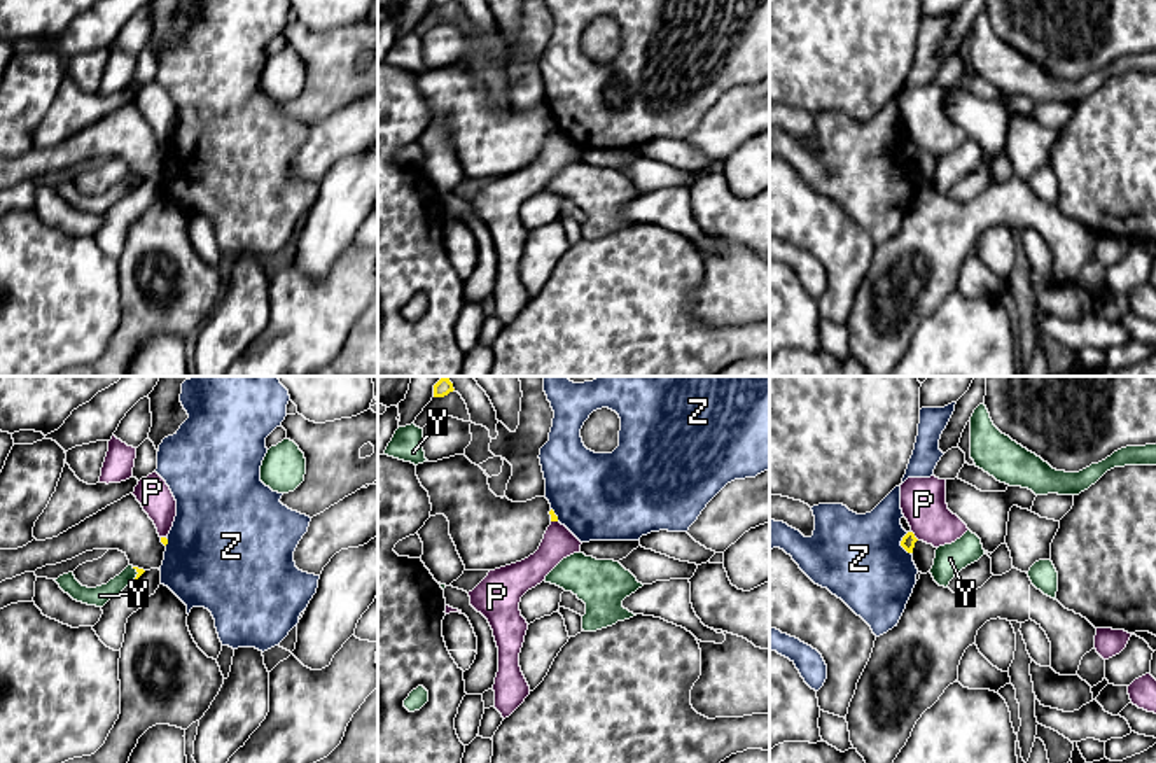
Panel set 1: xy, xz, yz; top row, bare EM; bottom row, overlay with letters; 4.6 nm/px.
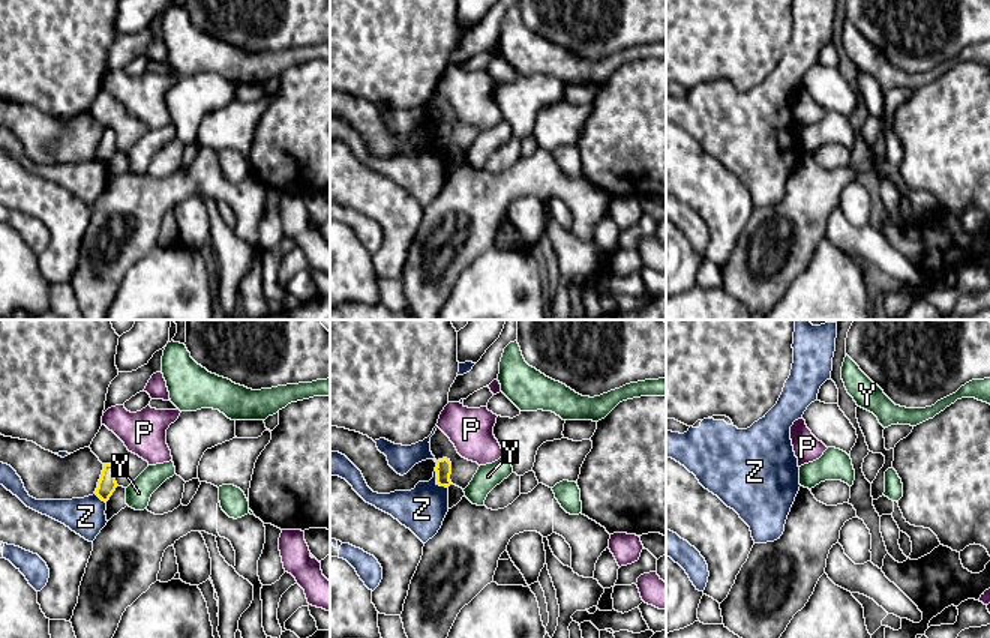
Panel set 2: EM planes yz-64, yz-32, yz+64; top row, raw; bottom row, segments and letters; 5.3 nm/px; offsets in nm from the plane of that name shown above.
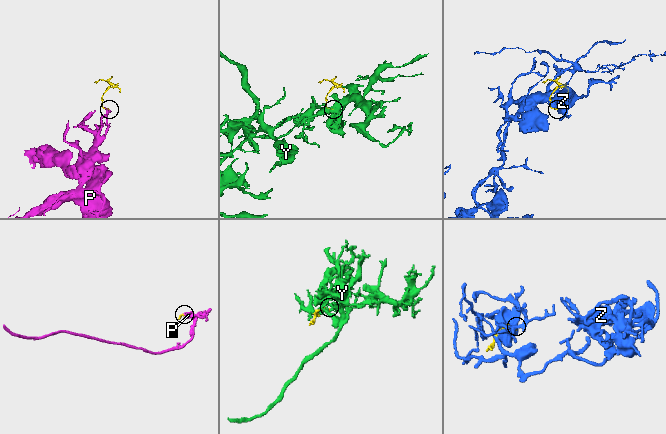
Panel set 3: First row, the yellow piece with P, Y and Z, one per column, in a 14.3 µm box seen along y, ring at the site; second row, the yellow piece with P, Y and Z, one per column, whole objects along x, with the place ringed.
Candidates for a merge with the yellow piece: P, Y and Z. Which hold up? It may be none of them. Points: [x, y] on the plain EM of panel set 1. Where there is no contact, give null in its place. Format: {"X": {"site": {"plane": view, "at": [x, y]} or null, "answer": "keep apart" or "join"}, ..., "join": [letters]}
{"P": {"site": {"plane": "yz", "at": [913, 144]}, "answer": "keep apart"}, "Y": {"site": {"plane": "xy", "at": [137, 182]}, "answer": "keep apart"}, "Z": {"site": {"plane": "yz", "at": [901, 151]}, "answer": "keep apart"}, "join": []}

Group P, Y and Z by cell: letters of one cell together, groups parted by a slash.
P / Y / Z

